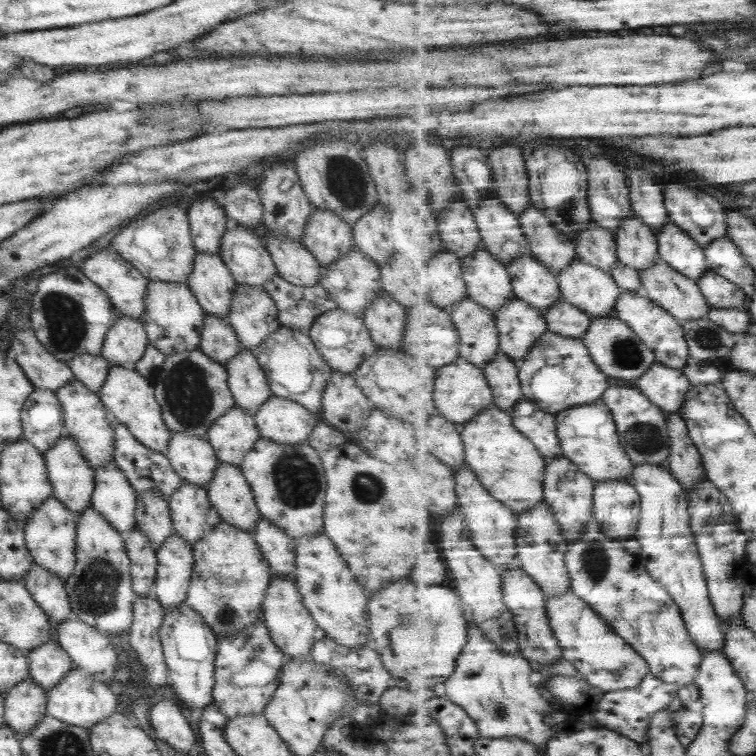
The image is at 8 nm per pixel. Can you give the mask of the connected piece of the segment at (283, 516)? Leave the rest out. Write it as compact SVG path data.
M259 438L239 465L254 493L261 516L278 525L296 542L303 536L314 536L323 530L327 486L319 454L306 440L292 445L278 444L270 438Z

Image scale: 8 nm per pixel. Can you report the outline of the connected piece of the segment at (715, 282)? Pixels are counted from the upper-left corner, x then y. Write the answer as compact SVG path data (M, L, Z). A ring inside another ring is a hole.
M710 270L707 275L698 280L702 292L708 298L711 308L740 308L746 304L746 292L742 287L728 280L720 272Z

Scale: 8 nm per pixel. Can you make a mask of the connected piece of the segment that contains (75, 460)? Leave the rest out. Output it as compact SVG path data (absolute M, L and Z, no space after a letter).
M65 432L57 439L57 443L50 448L50 451L44 453L44 461L47 468L47 478L53 488L51 496L65 504L66 508L69 508L77 518L82 510L91 506L95 472L90 467L90 463L86 461L86 457L82 457L75 440Z

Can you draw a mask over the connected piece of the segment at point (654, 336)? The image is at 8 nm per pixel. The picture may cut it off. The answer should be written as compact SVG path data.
M624 290L617 304L616 316L630 324L630 327L638 333L642 341L646 342L649 348L656 352L657 363L664 363L672 368L682 369L692 363L690 360L691 349L685 336L684 323L674 317L674 314L670 313L668 308L658 304L643 290Z

